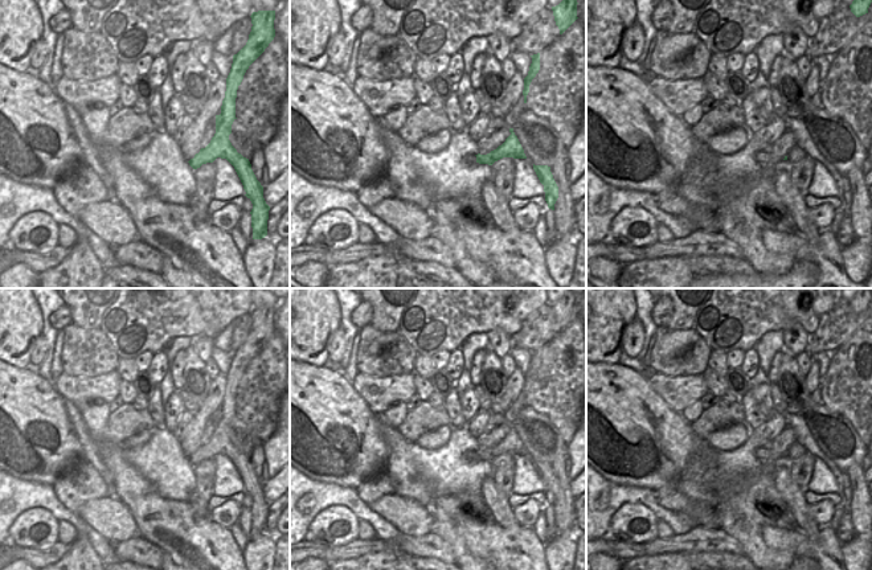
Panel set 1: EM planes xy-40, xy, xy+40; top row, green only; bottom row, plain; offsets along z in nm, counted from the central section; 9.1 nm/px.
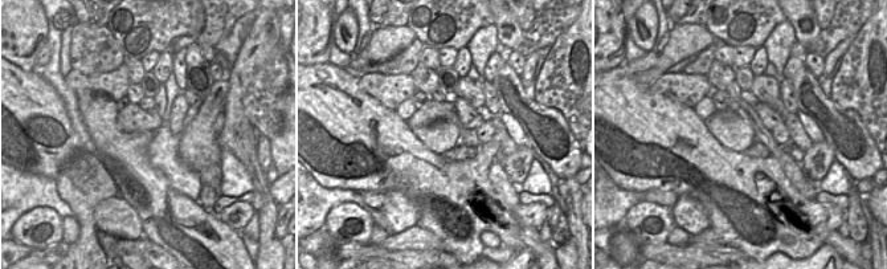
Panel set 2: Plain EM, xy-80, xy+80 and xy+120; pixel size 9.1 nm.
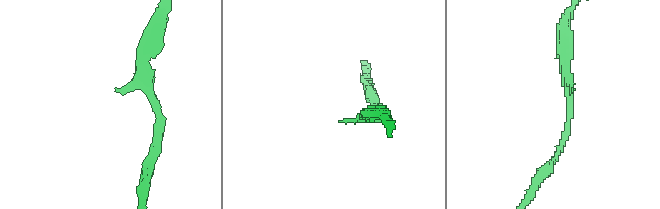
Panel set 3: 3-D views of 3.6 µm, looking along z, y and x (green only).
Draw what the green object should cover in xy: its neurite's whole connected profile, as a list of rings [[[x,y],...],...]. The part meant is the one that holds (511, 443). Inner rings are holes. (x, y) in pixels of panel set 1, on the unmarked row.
[[[509,425],[511,431],[505,435],[505,438],[499,442],[496,446],[491,447],[487,451],[467,451],[463,456],[468,460],[479,459],[492,462],[495,458],[503,454],[513,454],[513,455],[527,455],[524,446],[513,428],[513,425]]]

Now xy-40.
[[[258,307],[251,309],[251,328],[246,341],[233,352],[230,369],[226,374],[226,387],[221,402],[221,410],[216,411],[216,430],[210,439],[201,444],[188,459],[193,466],[202,460],[213,459],[217,454],[226,455],[236,466],[246,493],[251,497],[253,536],[267,532],[267,516],[270,503],[263,495],[263,483],[257,476],[249,455],[243,454],[232,442],[229,431],[236,414],[237,386],[249,362],[265,348],[275,333],[275,307]]]

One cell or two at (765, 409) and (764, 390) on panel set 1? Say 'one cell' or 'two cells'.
one cell

